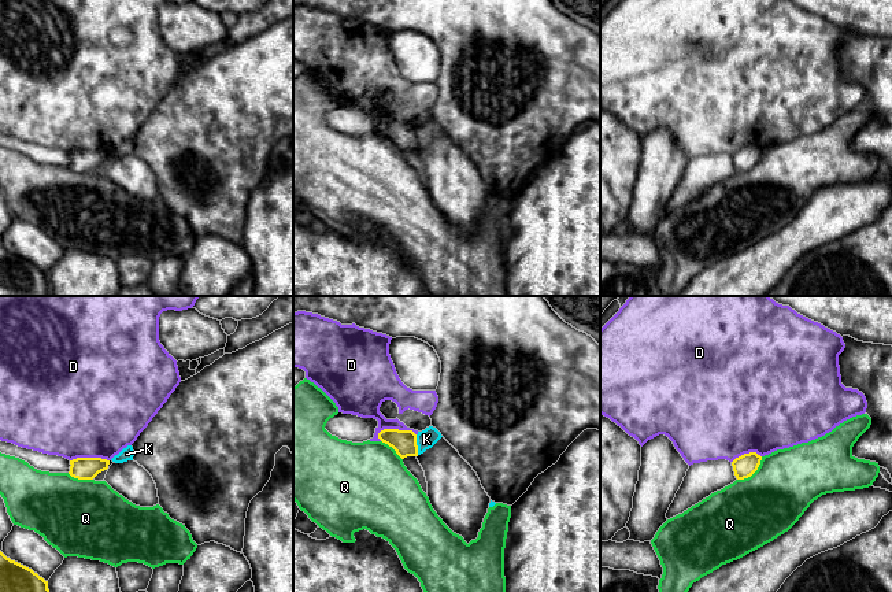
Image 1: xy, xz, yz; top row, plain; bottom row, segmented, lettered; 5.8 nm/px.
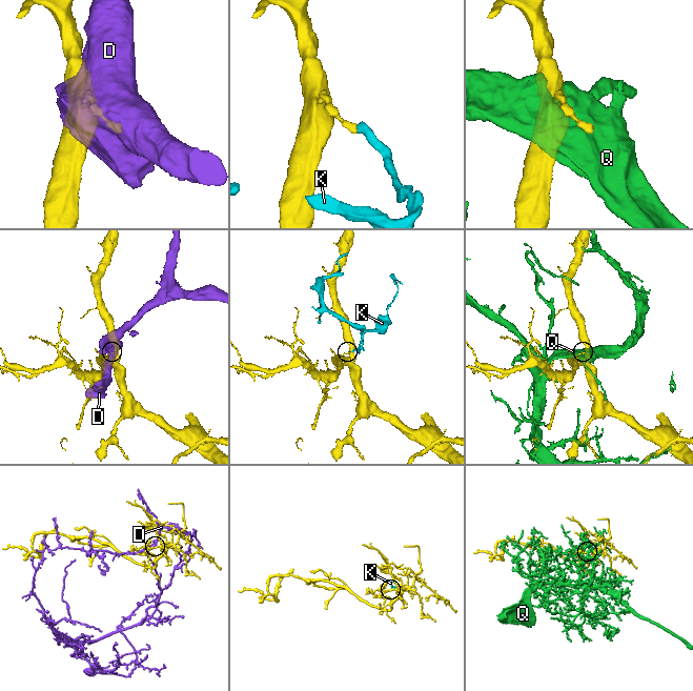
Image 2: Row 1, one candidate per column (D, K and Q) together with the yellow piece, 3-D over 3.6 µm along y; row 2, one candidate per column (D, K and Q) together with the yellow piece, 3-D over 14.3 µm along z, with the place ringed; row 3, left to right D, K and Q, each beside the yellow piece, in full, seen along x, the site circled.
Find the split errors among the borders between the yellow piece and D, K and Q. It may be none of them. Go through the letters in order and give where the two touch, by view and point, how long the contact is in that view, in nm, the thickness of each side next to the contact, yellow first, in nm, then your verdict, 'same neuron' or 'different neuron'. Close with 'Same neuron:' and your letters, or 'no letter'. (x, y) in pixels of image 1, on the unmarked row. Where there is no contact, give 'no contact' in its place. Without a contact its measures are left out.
D: contact xz (395, 122); length 240 nm; calibres 140 and 200 nm; different neuron
K: contact xz (415, 137); length 120 nm; calibres 140 and 110 nm; different neuron
Q: contact yz (752, 166); length 200 nm; calibres 140 and 400 nm; different neuron
Same neuron: no letter

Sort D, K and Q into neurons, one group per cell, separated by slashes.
D / K / Q

